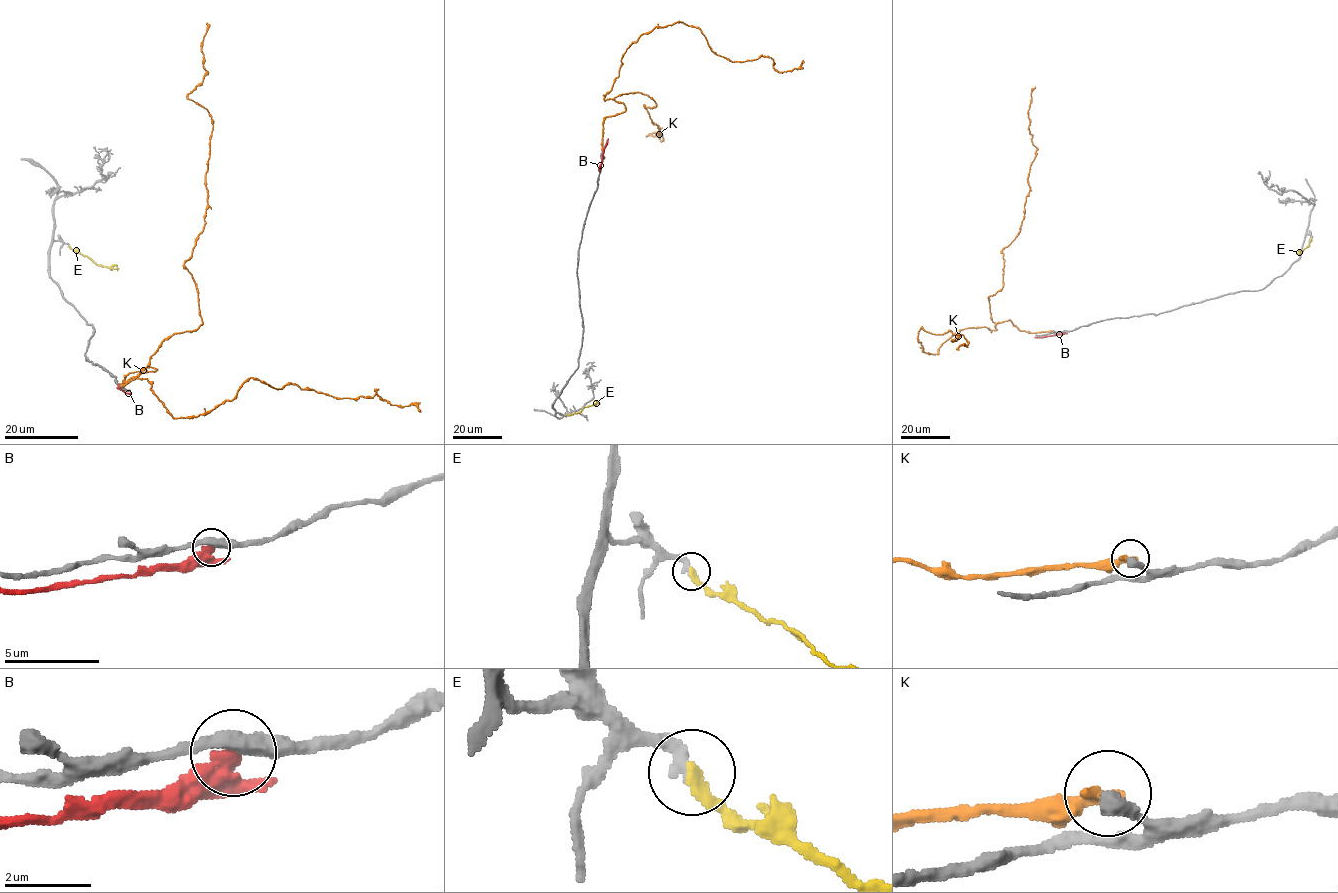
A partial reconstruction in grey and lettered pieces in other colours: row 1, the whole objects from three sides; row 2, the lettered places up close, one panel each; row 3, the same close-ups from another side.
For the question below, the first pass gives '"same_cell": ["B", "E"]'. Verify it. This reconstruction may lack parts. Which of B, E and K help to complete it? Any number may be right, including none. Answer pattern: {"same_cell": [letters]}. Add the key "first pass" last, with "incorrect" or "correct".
{"same_cell": ["E"], "first pass": "incorrect"}

